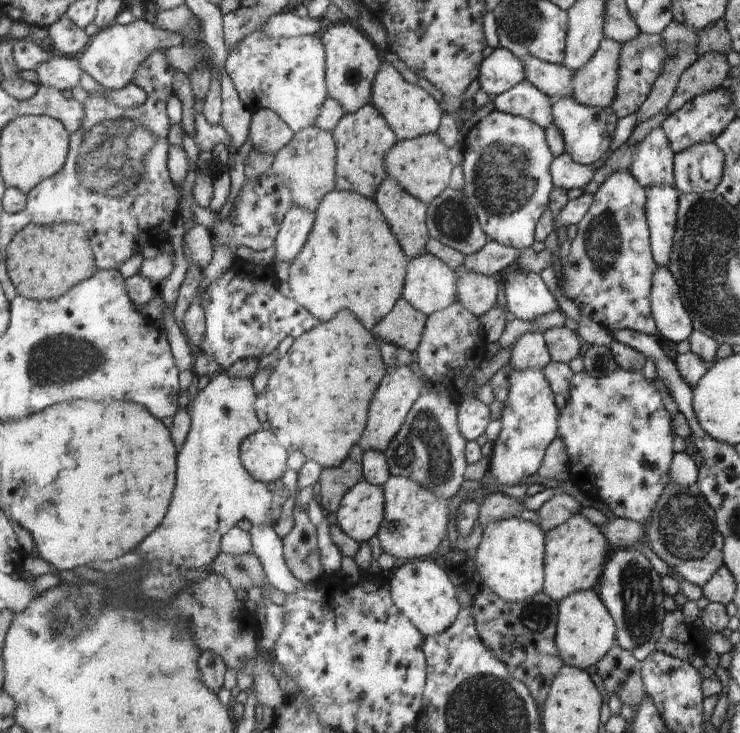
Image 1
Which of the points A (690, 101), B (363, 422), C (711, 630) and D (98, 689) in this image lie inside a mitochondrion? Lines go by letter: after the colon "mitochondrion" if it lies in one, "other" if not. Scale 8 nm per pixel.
A: other
B: other
C: other
D: other

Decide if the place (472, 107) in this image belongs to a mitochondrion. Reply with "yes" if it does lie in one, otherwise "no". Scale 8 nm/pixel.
no

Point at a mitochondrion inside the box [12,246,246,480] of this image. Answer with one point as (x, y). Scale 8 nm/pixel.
(58, 359)

